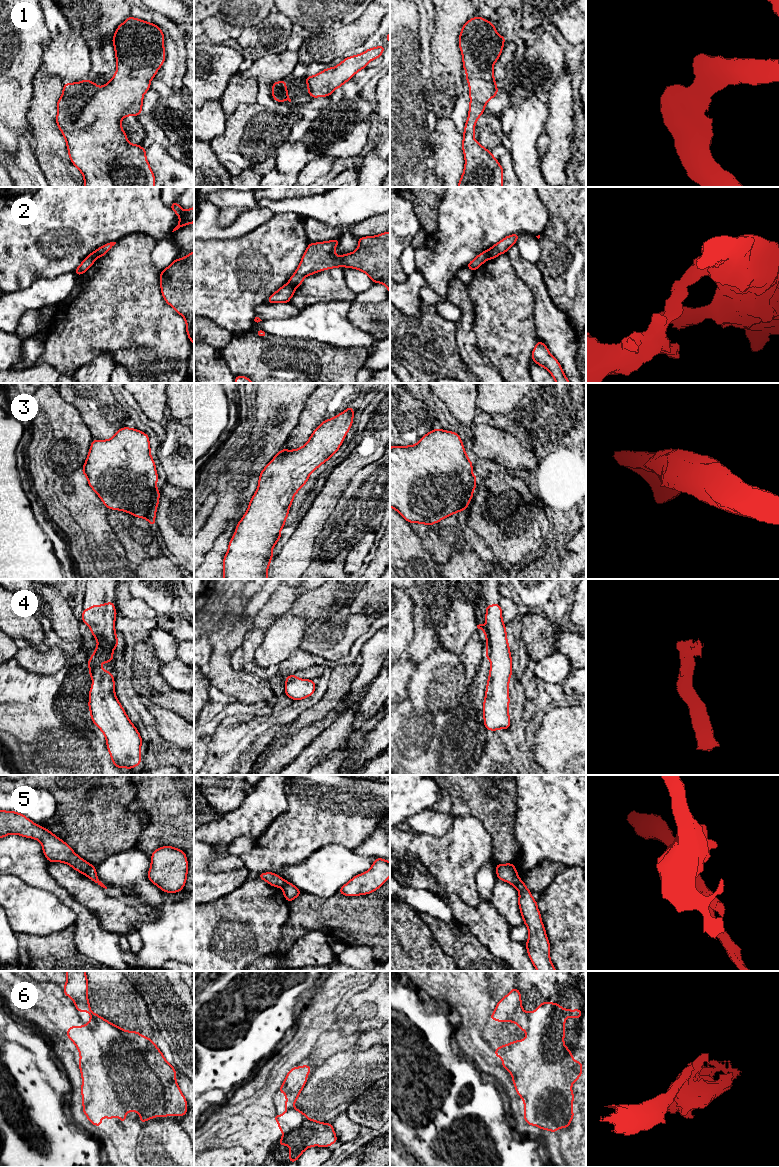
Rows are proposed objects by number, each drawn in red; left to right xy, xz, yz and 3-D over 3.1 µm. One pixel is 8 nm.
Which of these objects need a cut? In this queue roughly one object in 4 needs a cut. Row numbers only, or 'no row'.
2, 4, 5

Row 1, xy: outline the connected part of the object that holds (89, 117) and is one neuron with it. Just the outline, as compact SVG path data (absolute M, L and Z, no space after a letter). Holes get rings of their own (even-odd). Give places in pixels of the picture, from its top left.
M128 17L117 27L112 42L117 62L113 78L102 87L87 79L65 83L57 102L56 123L65 138L71 162L84 177L84 187L154 187L155 177L147 162L145 148L129 143L121 120L125 116L138 116L143 111L143 96L149 91L151 80L165 61L163 31L155 24Z

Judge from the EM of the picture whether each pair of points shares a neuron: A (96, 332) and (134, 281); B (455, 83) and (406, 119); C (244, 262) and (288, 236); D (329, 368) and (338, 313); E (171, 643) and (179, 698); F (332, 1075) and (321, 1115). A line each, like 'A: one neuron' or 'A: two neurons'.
A: one neuron
B: two neurons
C: one neuron
D: two neurons
E: two neurons
F: one neuron

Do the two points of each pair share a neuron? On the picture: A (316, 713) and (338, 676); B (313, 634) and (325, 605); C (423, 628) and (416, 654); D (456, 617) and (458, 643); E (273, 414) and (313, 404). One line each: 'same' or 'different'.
A: same
B: different
C: same
D: same
E: different

